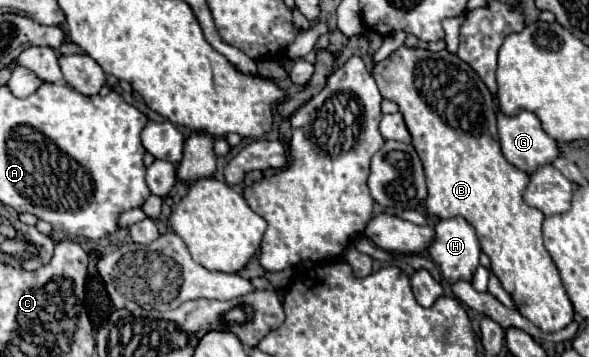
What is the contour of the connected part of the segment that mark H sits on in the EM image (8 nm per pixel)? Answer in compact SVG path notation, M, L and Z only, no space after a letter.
M461 217L439 221L435 225L435 241L429 247L429 255L441 267L449 283L459 279L471 281L481 255L475 229Z

